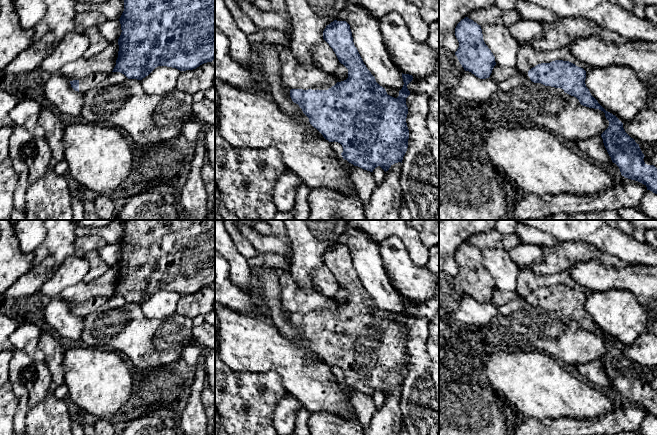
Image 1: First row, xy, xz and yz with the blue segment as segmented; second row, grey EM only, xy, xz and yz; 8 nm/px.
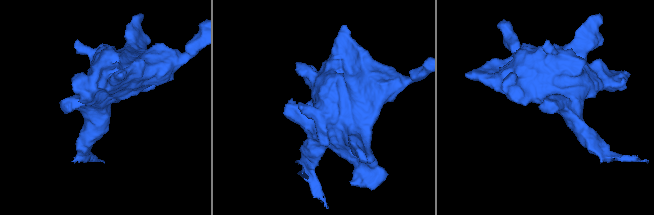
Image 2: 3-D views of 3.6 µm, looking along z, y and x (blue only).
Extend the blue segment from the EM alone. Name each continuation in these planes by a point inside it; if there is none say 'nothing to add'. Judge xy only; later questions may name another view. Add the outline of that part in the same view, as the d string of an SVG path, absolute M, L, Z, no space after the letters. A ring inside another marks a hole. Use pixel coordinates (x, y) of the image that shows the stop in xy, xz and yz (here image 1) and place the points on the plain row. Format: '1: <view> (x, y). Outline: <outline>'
1: xy (91, 305). Outline: M98 296L91 298L79 304L79 316L86 317L88 314L96 311L108 301L107 297Z

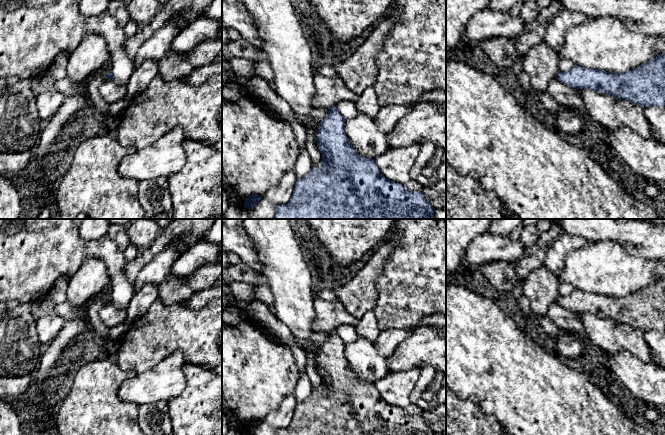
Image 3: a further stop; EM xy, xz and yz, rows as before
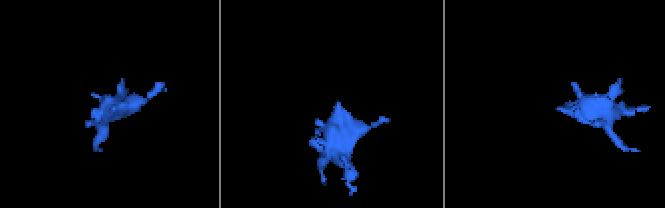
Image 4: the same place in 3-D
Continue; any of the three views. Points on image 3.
nothing to add

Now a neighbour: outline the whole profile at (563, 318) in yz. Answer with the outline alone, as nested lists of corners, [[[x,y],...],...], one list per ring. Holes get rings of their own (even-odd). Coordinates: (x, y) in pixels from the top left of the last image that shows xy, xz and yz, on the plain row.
[[[558,302],[550,305],[546,316],[560,329],[584,333],[584,326],[579,313],[563,308]]]

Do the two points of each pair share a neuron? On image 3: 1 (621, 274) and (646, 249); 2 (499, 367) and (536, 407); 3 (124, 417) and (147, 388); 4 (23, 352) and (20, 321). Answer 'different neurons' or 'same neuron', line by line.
1: different neurons
2: same neuron
3: different neurons
4: same neuron

